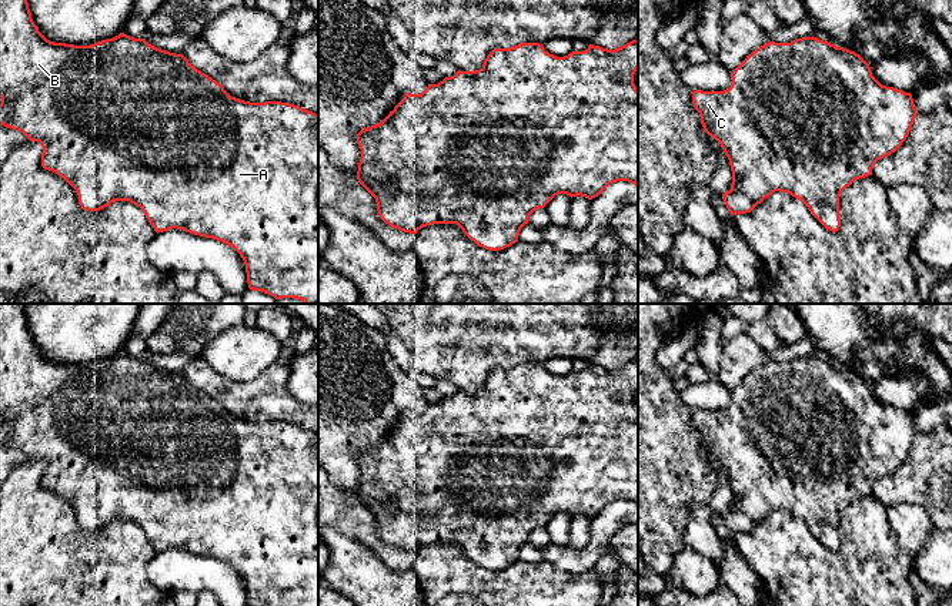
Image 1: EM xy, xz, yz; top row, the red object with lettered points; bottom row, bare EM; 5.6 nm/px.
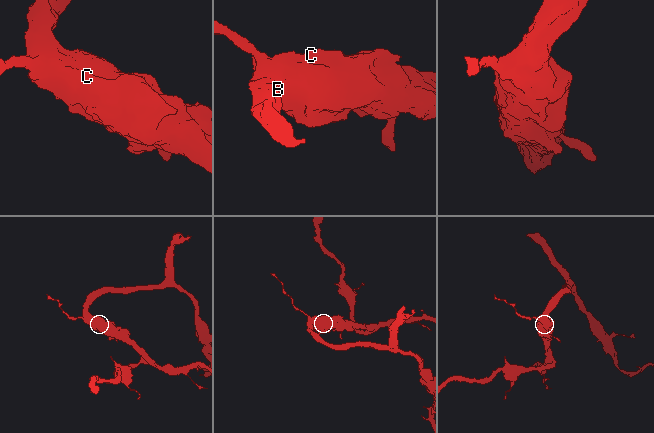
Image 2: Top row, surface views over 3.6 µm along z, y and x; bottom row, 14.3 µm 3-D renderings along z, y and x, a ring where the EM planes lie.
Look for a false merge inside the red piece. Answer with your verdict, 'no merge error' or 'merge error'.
no merge error

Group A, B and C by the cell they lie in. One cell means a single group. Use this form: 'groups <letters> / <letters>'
groups A B C

